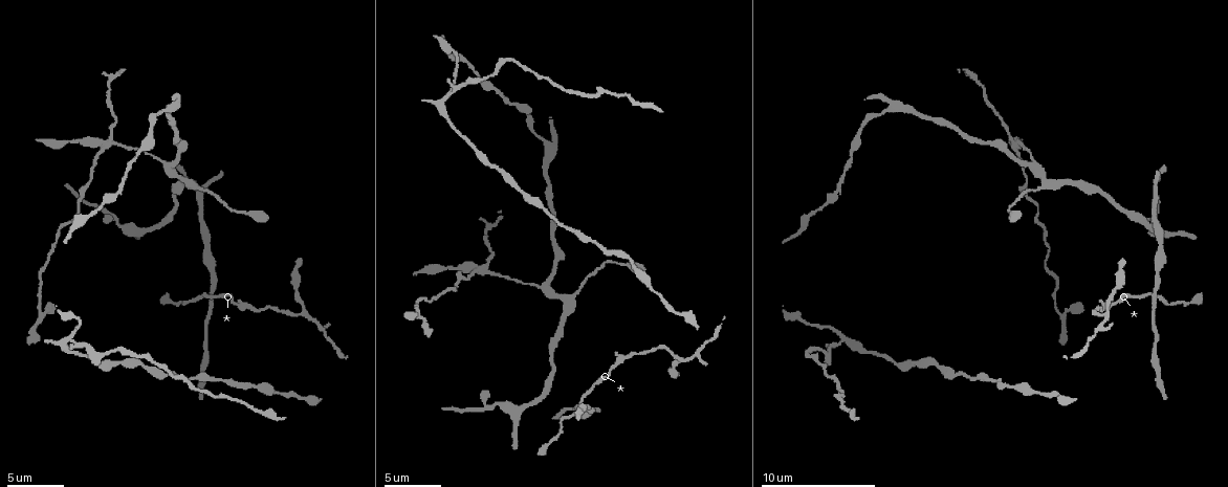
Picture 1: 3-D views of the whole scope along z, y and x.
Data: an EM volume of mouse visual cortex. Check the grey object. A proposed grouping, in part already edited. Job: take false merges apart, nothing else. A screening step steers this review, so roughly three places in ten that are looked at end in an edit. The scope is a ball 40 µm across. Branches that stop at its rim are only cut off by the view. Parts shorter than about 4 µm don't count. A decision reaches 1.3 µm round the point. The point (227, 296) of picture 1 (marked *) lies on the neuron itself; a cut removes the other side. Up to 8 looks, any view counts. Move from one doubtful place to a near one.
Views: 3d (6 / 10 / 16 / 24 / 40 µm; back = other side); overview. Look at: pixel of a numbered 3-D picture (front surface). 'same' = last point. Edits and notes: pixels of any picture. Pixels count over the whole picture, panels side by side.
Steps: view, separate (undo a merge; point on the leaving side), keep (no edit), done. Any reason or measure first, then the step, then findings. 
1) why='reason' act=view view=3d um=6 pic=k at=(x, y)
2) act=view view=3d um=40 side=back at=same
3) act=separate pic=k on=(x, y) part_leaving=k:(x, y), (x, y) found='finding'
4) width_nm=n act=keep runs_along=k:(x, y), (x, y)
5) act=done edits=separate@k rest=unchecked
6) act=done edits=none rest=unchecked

why='a fork' act=view view=3d um=10 pic=1 at=(479, 269)

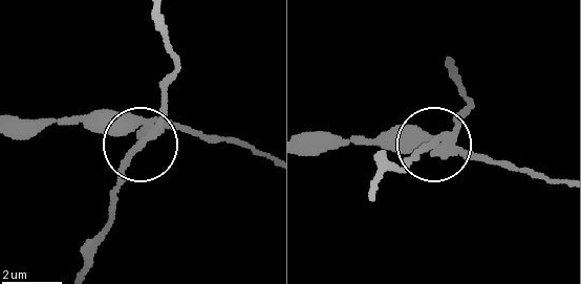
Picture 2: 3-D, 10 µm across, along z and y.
width_nm=310 act=separate pic=2 on=(163, 90) part_leaving=2:(153, 132), (121, 181), (86, 271) found='two neurons meet here'

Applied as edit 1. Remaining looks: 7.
act=view view=overview

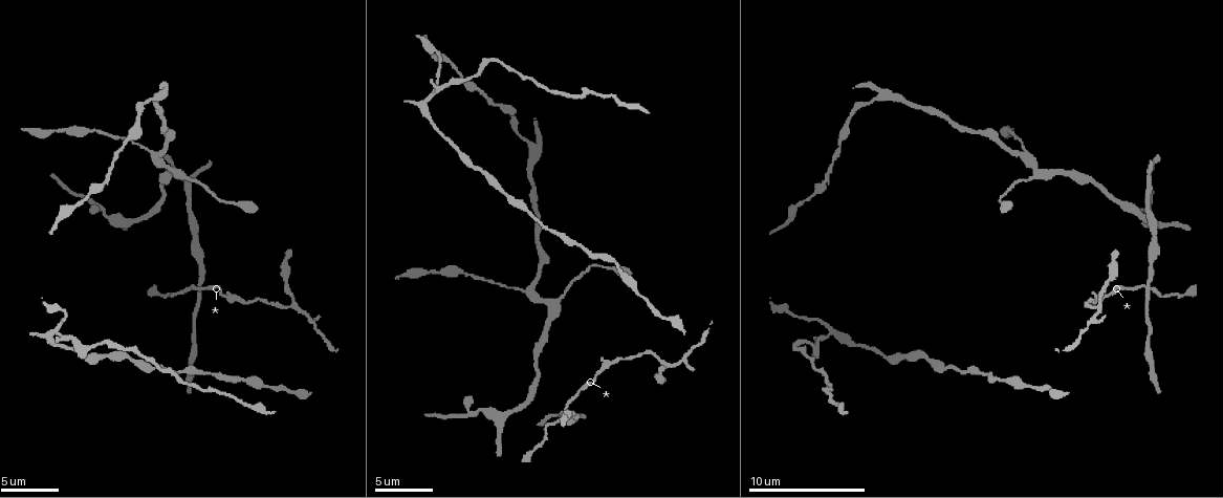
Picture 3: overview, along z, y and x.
why='three arms meet' act=view view=3d um=16 pic=3 at=(550, 301)

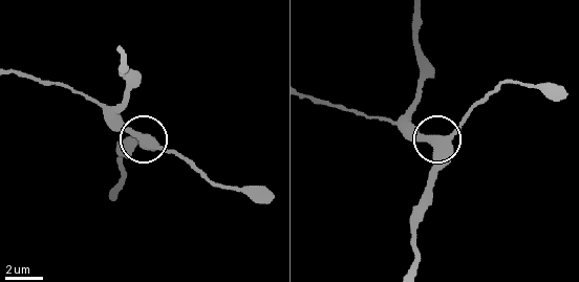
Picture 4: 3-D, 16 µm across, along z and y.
why='other side' act=view view=3d um=16 side=back pic=4 at=(139, 134)

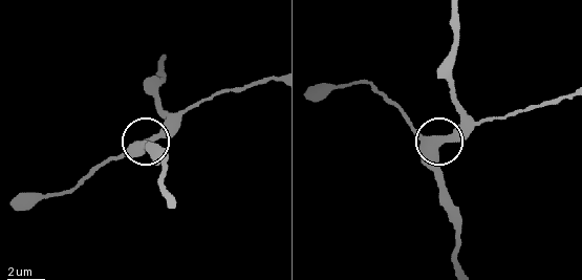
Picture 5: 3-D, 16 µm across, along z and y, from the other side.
act=keep found='one neuron here'

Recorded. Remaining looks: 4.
why='four-way junction' act=view view=3d um=6 pic=3 at=(829, 329)

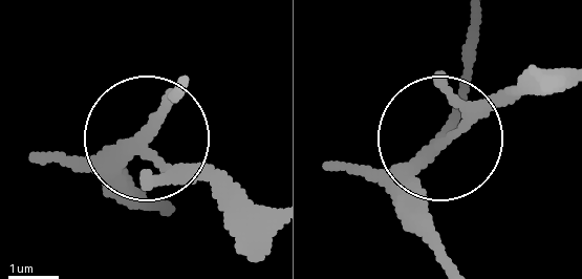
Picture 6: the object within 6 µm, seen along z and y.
side_arm_um=8 act=separate pic=6 on=(206, 177) part_leaving=6:(156, 153), (265, 208) found='a second neuron is stuck on'

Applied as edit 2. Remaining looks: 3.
act=view view=overview

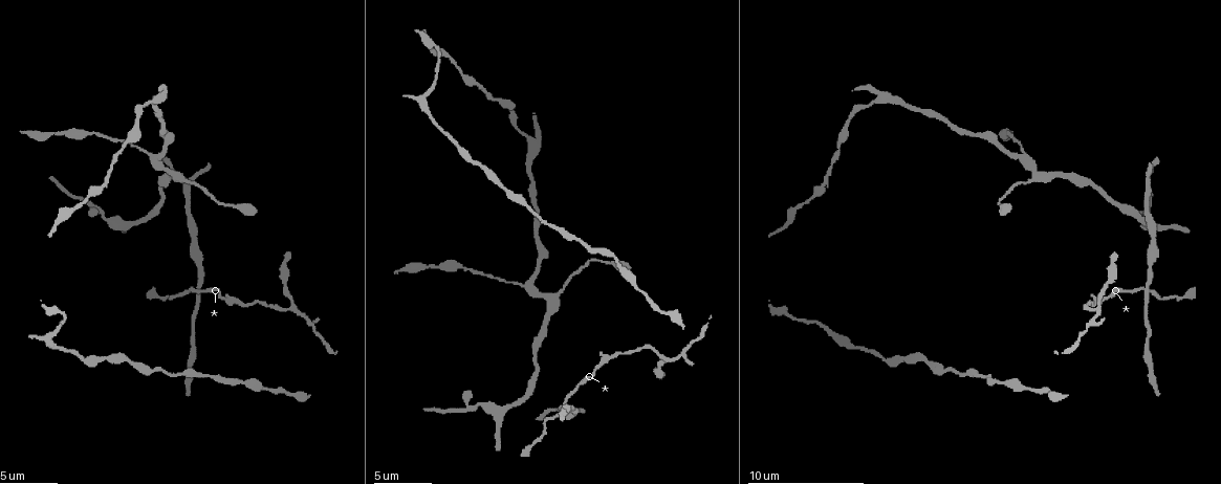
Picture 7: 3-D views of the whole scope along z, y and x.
act=view view=3d um=10 pic=7 at=(190, 288)

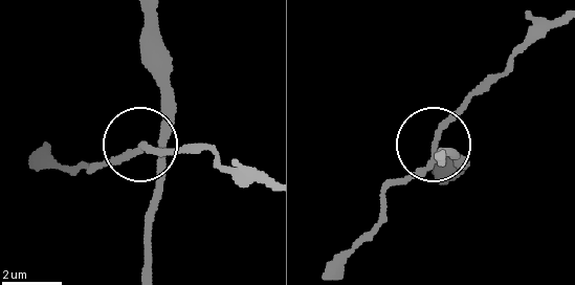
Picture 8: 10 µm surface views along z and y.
arms=4 act=keep found='one neuron here'

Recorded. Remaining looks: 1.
act=done edits=separate@2,separate@6 rest=unchecked

